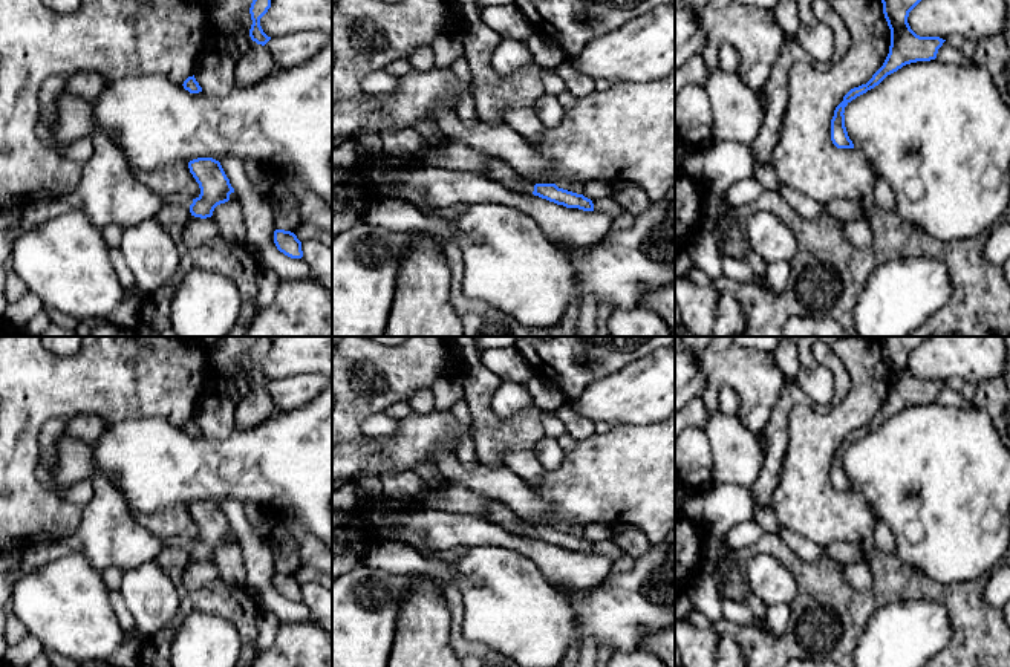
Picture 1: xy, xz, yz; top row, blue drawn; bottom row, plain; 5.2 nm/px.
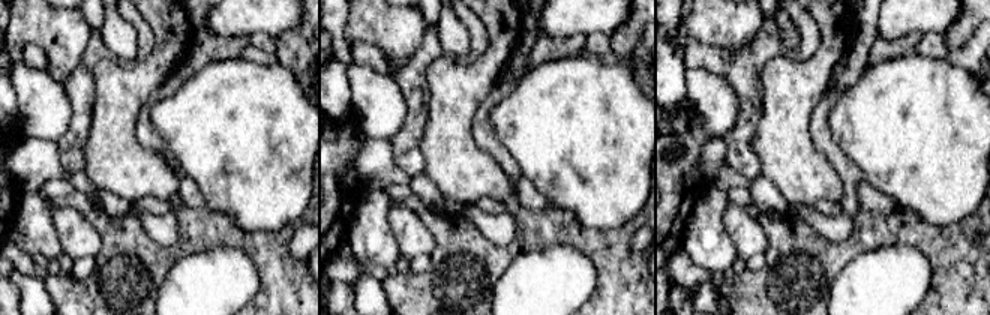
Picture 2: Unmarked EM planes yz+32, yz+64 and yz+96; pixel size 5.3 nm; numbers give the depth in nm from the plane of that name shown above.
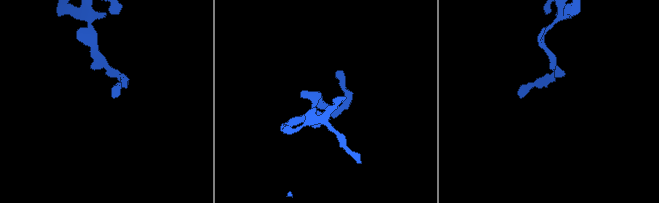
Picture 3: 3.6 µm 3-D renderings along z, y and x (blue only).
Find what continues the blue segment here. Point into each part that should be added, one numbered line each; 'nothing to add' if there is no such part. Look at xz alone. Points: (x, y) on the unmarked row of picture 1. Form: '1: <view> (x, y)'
1: xz (498, 513)

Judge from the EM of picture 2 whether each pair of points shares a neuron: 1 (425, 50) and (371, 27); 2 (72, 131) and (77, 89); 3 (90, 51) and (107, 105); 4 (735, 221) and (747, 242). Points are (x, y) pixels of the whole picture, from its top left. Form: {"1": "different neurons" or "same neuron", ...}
{"1": "different neurons", "2": "same neuron", "3": "different neurons", "4": "same neuron"}

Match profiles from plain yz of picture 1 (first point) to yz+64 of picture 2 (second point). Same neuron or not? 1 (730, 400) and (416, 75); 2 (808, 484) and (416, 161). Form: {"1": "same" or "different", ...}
{"1": "same", "2": "different"}

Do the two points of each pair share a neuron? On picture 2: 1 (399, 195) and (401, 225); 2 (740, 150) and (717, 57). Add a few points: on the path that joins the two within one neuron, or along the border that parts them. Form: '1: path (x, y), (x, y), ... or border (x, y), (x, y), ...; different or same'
1: border (393, 201), (402, 204); different
2: path (744, 128), (747, 120), (747, 87), (740, 80); same

